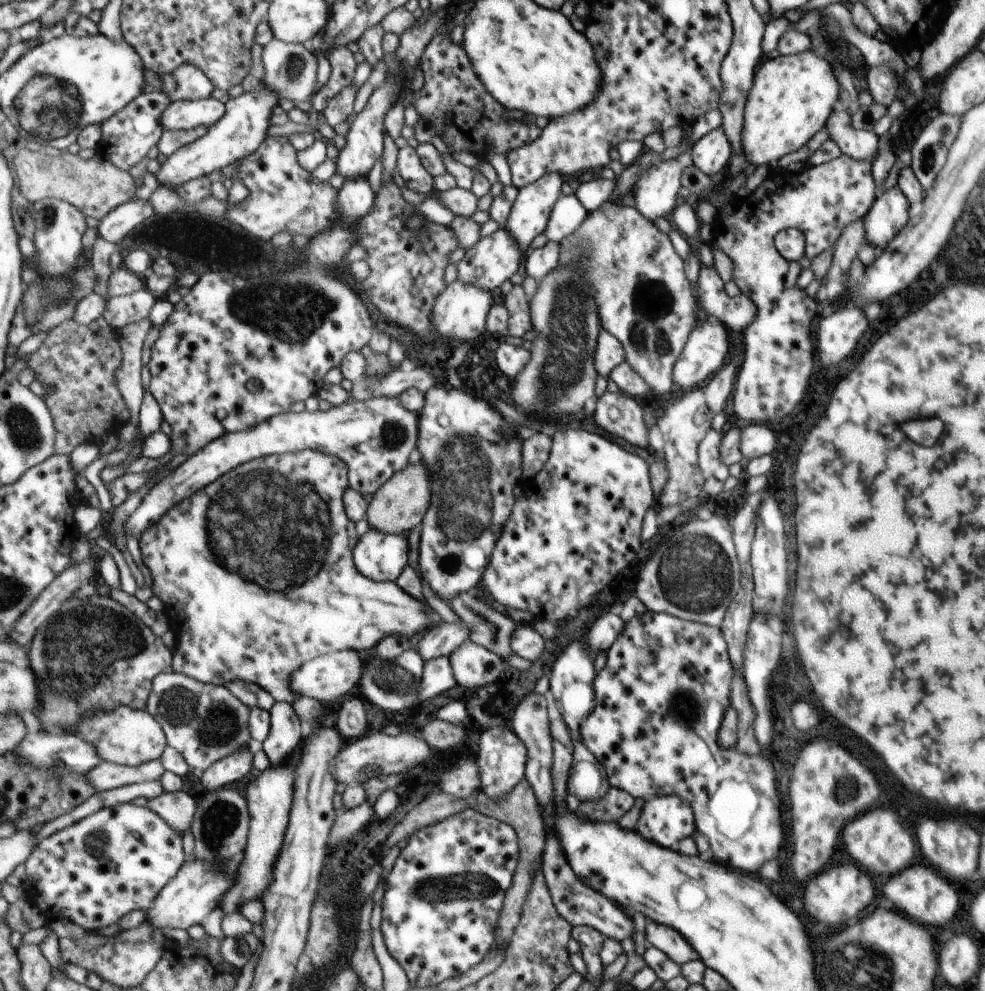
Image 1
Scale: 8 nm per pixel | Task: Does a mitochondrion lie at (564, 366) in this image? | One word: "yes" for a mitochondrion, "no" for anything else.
yes

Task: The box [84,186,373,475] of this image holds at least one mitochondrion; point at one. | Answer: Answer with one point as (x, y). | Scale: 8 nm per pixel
(310, 308)

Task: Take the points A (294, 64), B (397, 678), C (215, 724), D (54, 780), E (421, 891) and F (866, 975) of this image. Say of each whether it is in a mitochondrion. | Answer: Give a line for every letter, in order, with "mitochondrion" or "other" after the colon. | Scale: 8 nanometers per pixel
A: mitochondrion
B: mitochondrion
C: mitochondrion
D: mitochondrion
E: mitochondrion
F: mitochondrion

